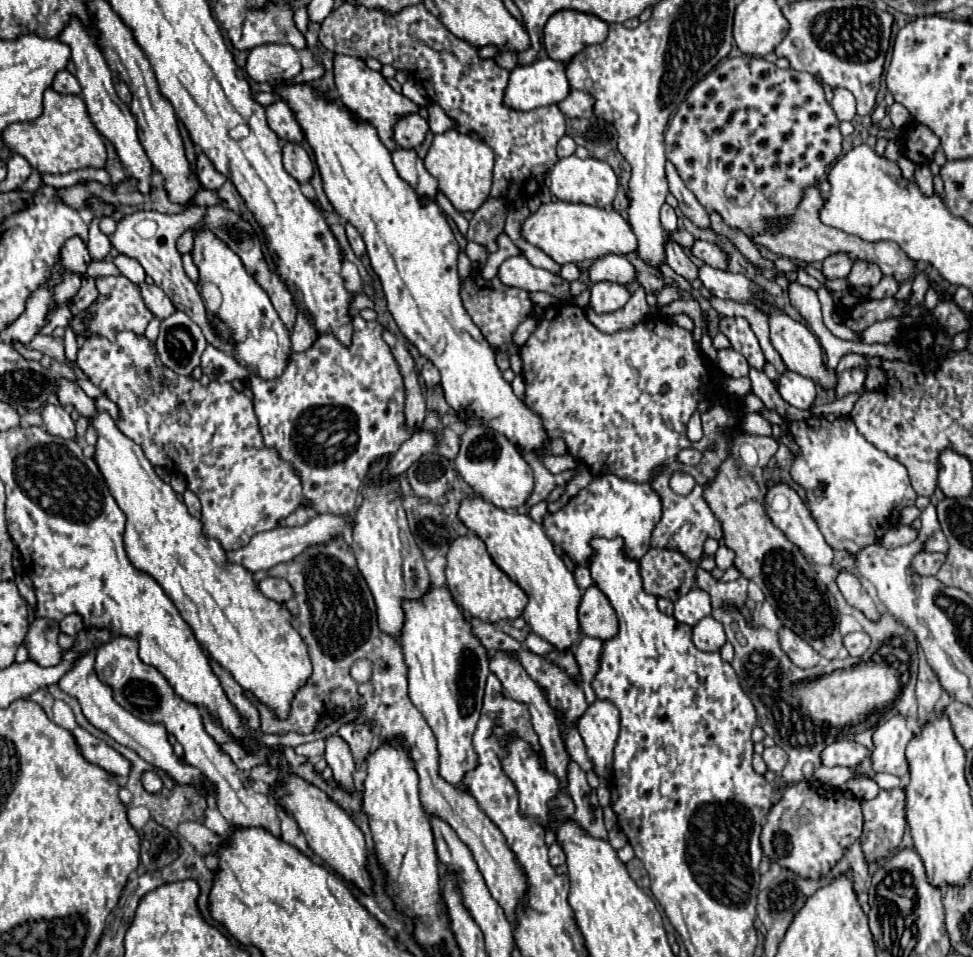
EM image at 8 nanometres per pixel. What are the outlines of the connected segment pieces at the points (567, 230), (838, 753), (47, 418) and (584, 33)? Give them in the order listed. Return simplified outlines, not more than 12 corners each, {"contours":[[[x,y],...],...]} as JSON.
{"contours":[[[546,203],[522,225],[556,263],[638,249],[618,209]],[[836,741],[822,753],[826,767],[856,769],[870,751],[854,741]],[[46,404],[42,411],[48,433],[76,439],[76,425],[61,405]],[[558,11],[544,27],[550,59],[604,43],[608,23]]]}

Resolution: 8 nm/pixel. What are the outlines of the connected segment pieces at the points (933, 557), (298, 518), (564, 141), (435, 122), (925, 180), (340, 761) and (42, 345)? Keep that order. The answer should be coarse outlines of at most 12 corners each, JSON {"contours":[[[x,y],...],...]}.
{"contours":[[[918,553],[912,571],[936,575],[944,563],[944,553]],[[312,507],[296,509],[280,525],[304,525],[316,515]],[[572,137],[558,141],[558,157],[570,157],[576,151]],[[436,103],[428,105],[434,135],[454,127],[454,121]],[[916,165],[914,181],[932,193],[932,171],[928,165]],[[326,737],[334,781],[354,793],[352,753],[342,737]],[[36,335],[26,347],[66,361],[62,339]]]}

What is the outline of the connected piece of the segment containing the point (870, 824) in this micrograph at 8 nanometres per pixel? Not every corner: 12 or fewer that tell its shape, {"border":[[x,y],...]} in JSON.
{"border":[[904,789],[862,801],[868,863],[900,847]]}

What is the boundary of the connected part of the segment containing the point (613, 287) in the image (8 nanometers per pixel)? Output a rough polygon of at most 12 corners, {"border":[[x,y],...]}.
{"border":[[596,283],[590,307],[612,313],[630,299],[626,285]]}

